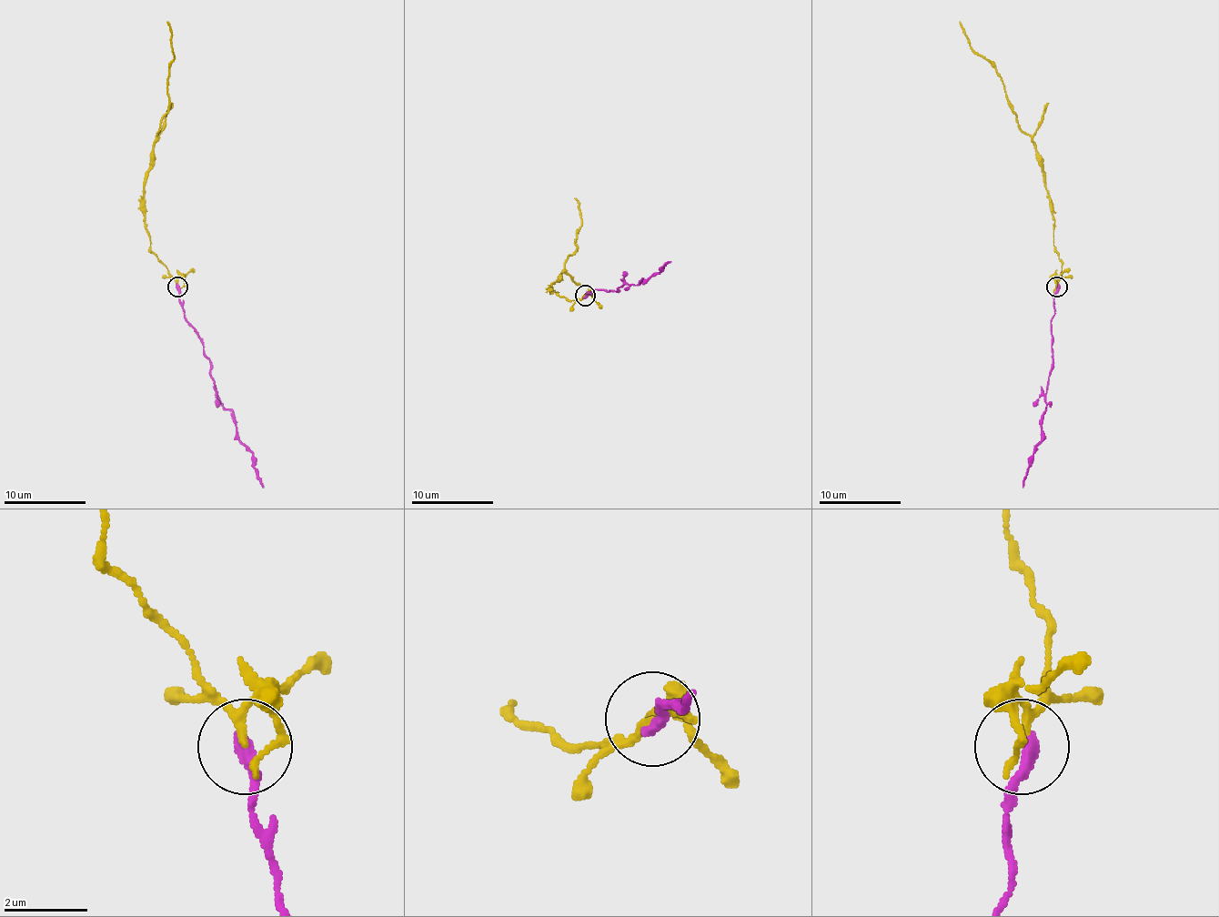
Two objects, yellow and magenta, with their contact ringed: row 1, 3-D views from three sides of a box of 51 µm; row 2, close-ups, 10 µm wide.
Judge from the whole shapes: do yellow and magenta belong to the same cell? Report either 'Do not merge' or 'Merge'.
Merge

